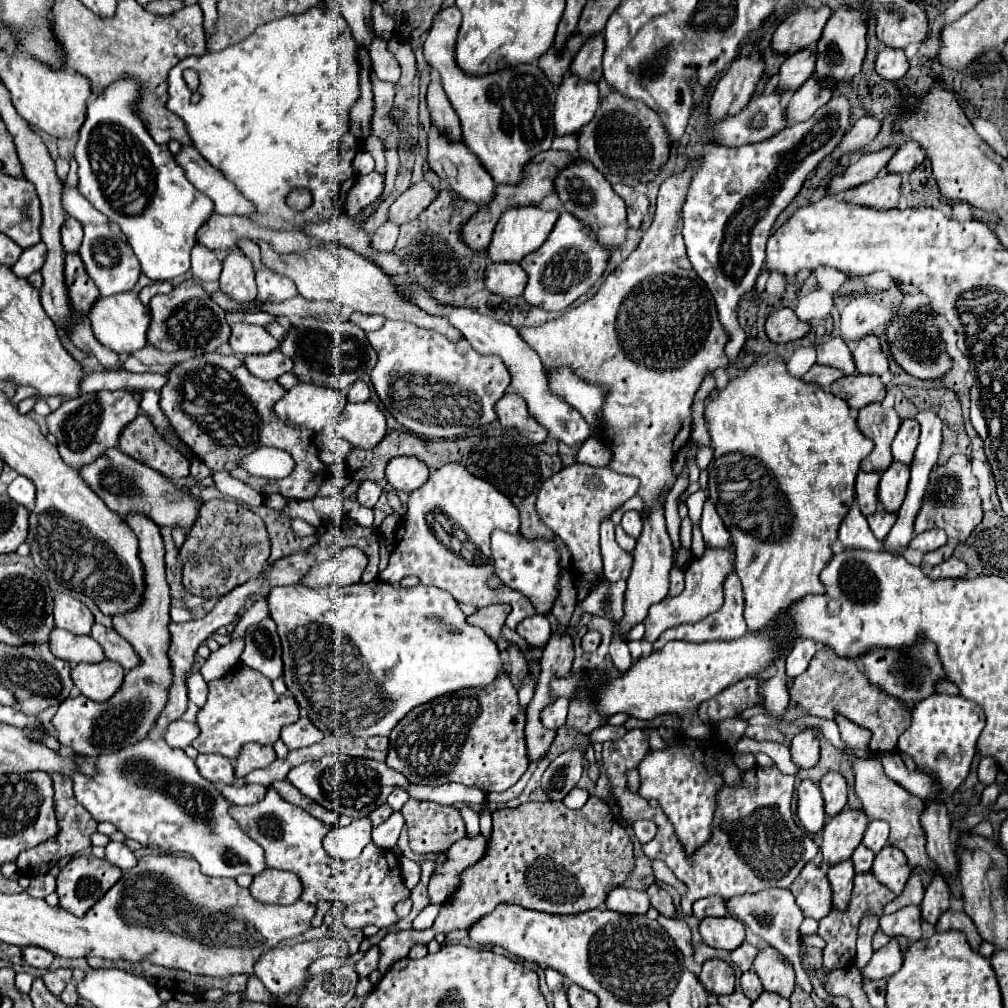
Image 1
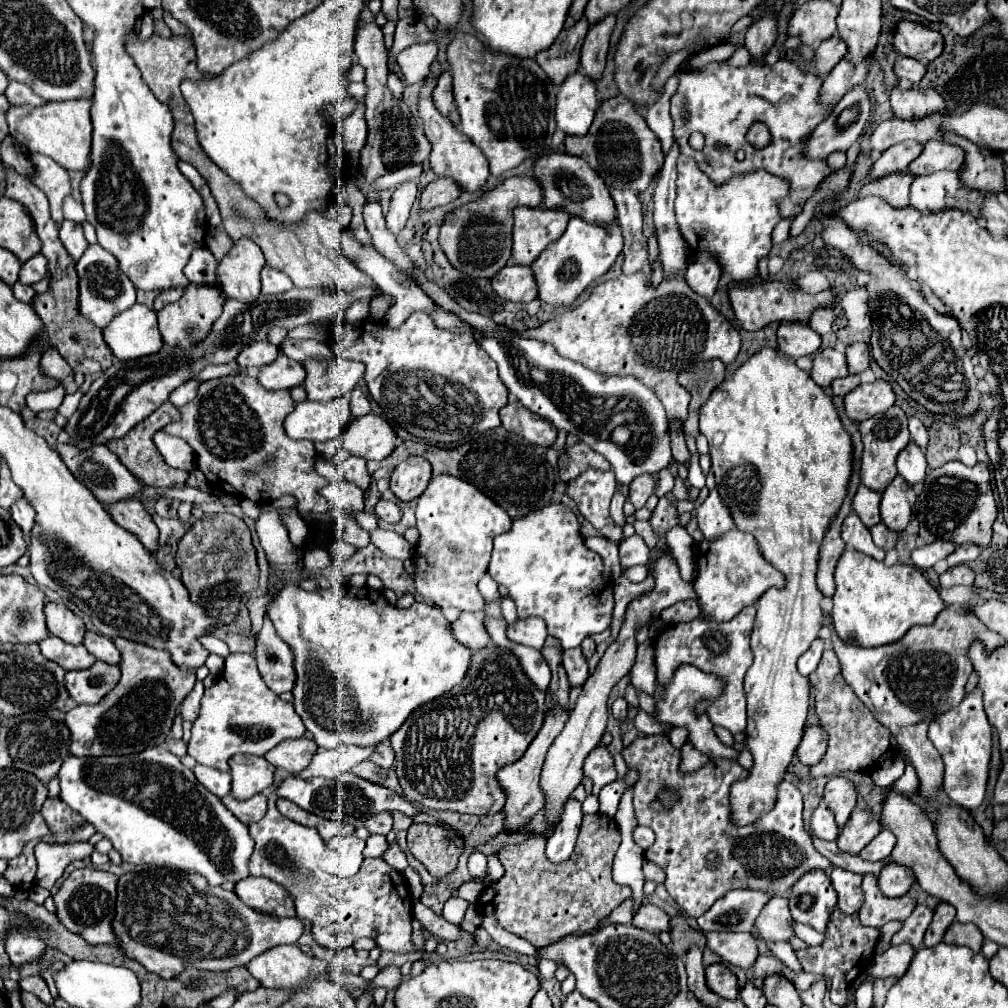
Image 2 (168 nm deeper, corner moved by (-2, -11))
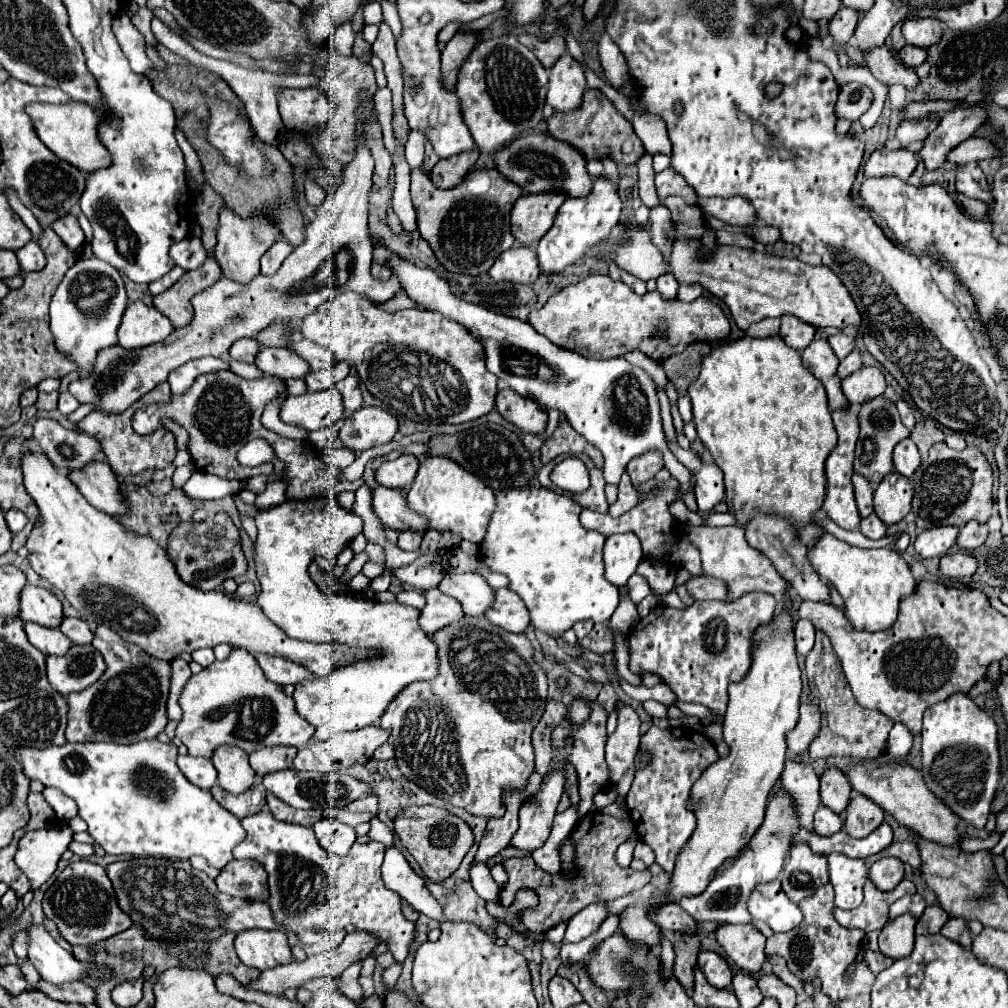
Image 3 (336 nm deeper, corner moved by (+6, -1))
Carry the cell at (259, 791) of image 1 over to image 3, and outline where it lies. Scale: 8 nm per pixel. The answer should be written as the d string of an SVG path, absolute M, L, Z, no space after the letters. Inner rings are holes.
M256 780L256 784L252 788L248 788L246 792L234 796L234 794L228 794L226 790L222 790L218 784L210 788L212 796L216 798L216 802L226 808L228 812L232 812L236 818L244 818L244 816L250 816L250 814L256 814L262 810L264 802L266 802L266 790L264 786L260 784L260 780Z

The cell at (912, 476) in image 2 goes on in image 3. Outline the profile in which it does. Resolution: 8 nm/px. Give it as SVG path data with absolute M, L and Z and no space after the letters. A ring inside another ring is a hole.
M910 438L898 442L894 448L894 470L910 478L918 468L918 464L920 464L920 454L916 444Z

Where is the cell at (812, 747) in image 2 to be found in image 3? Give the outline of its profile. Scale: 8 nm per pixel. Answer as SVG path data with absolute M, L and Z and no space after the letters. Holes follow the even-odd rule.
M816 702L800 704L800 720L786 738L790 754L796 756L796 754L804 754L808 750L808 746L812 744L812 740L816 738L816 734L820 730L820 720L822 720L822 714L820 714L820 708L816 706Z

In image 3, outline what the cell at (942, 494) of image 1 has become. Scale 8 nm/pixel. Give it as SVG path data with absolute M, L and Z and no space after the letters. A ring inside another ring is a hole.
M934 444L928 458L910 478L914 486L912 512L920 530L934 526L964 526L970 520L984 524L992 516L992 470L978 448L956 452L946 444Z

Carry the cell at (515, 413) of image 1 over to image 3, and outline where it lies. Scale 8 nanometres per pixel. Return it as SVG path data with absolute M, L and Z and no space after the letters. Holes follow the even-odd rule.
M504 388L496 394L496 408L504 420L512 422L522 432L540 434L546 430L546 410L542 410L536 402L516 394L510 388Z

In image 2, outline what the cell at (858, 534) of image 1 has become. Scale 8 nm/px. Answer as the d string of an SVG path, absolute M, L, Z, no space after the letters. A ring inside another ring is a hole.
M850 514L844 524L842 524L842 540L846 542L848 548L854 548L862 554L872 556L874 560L884 560L886 550L876 548L876 544L872 542L870 530L862 524L862 520L856 514Z

